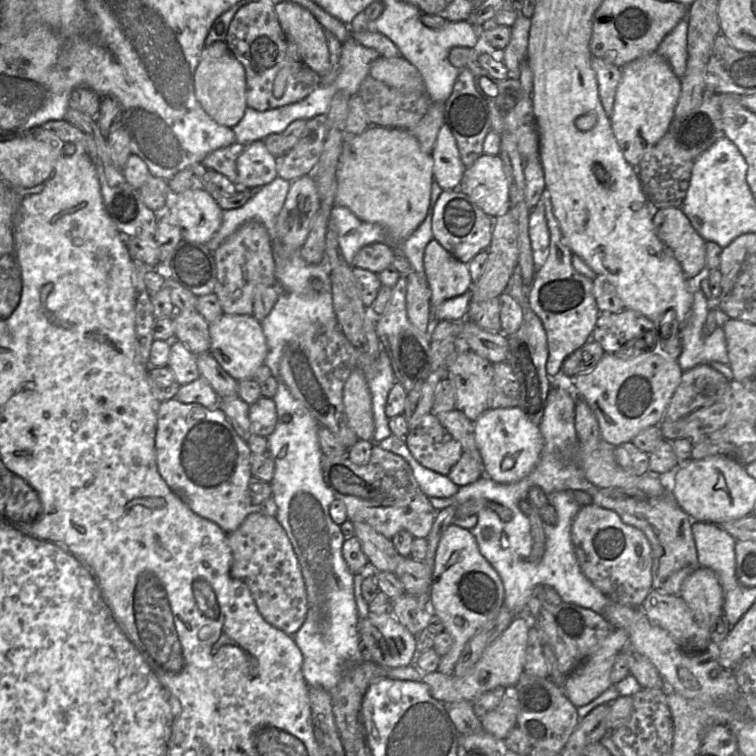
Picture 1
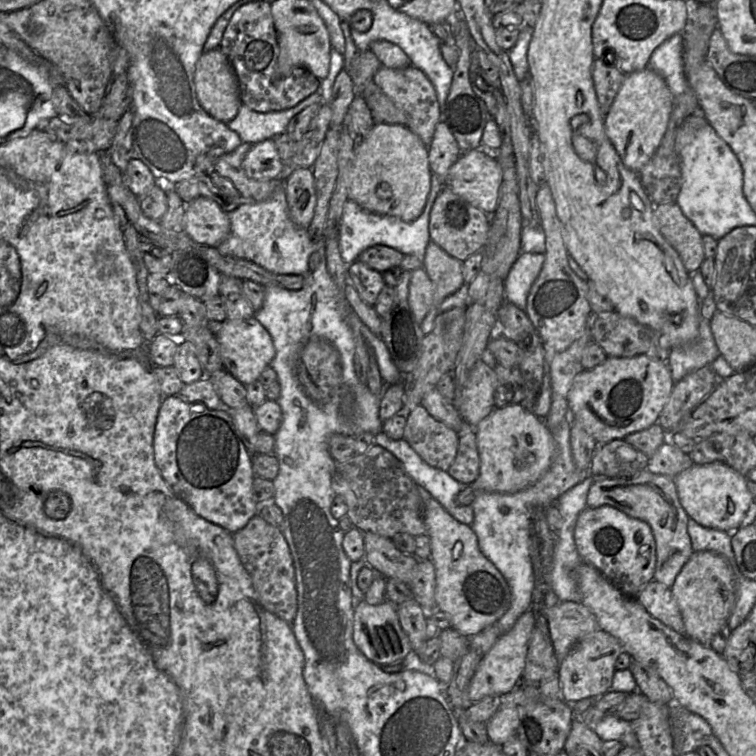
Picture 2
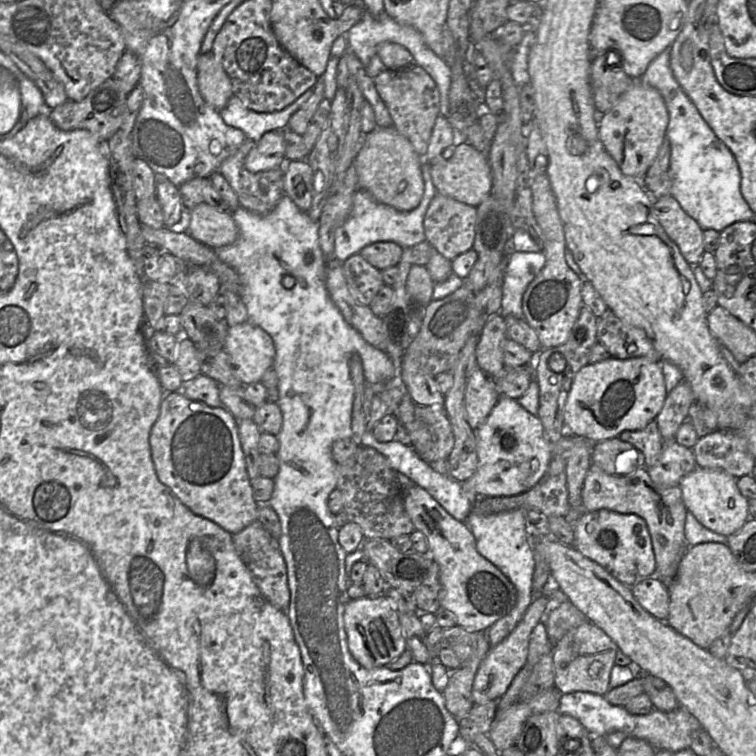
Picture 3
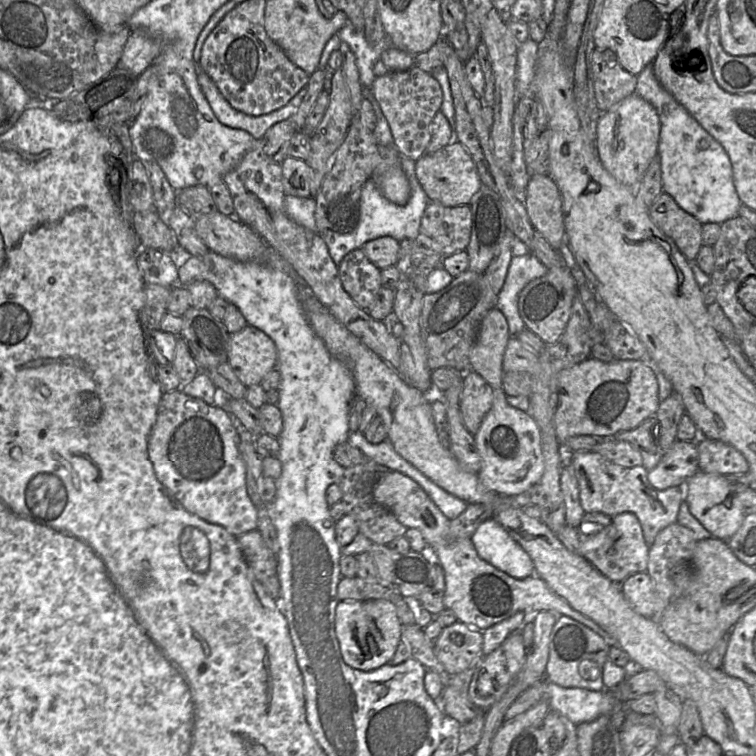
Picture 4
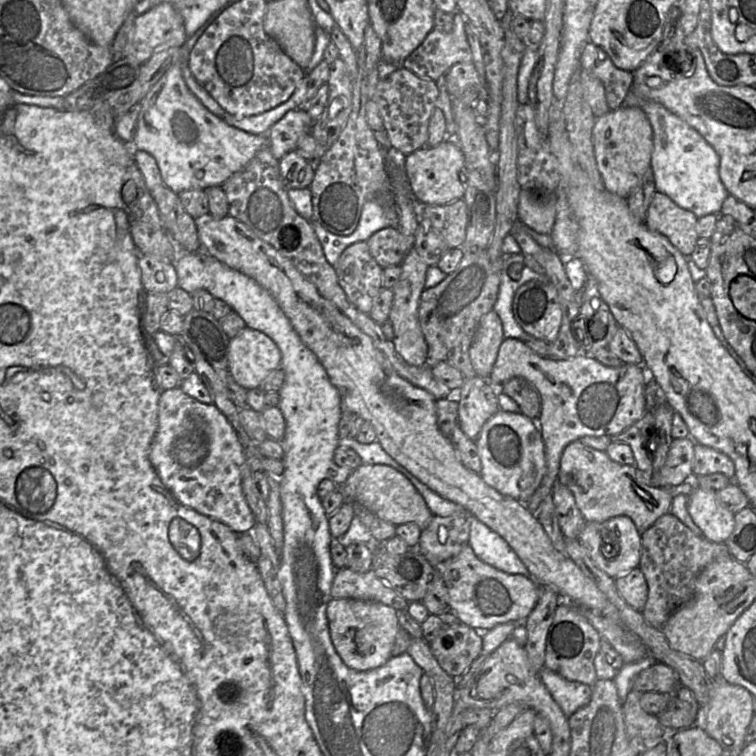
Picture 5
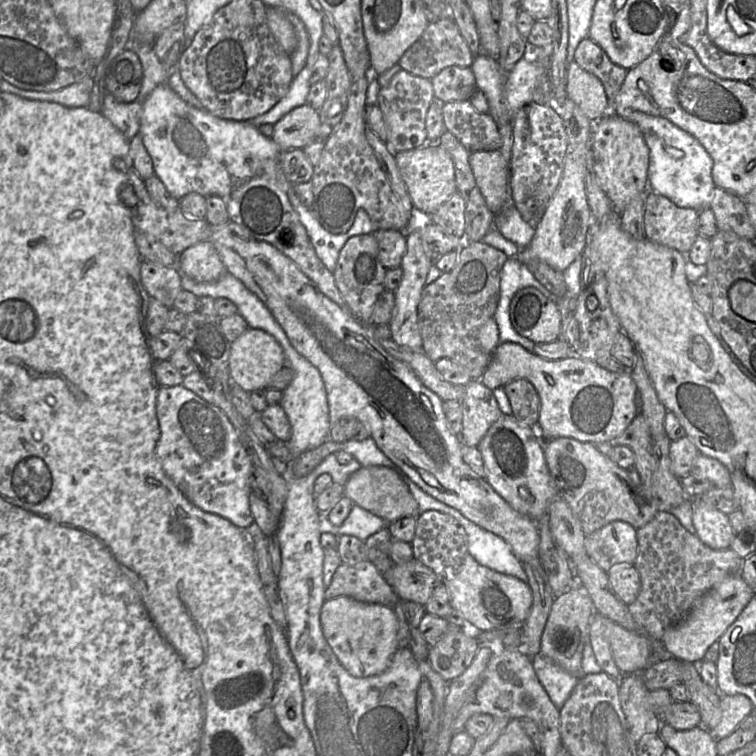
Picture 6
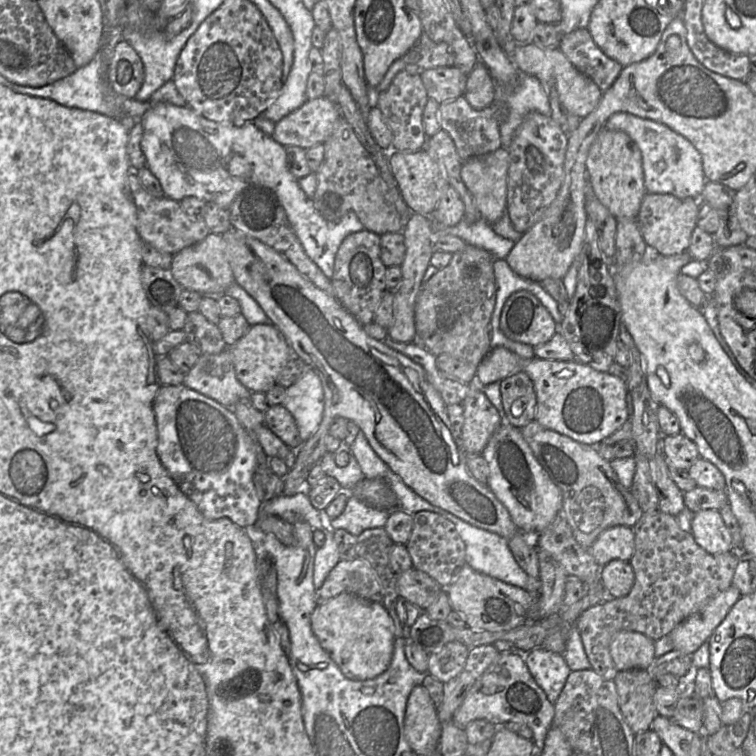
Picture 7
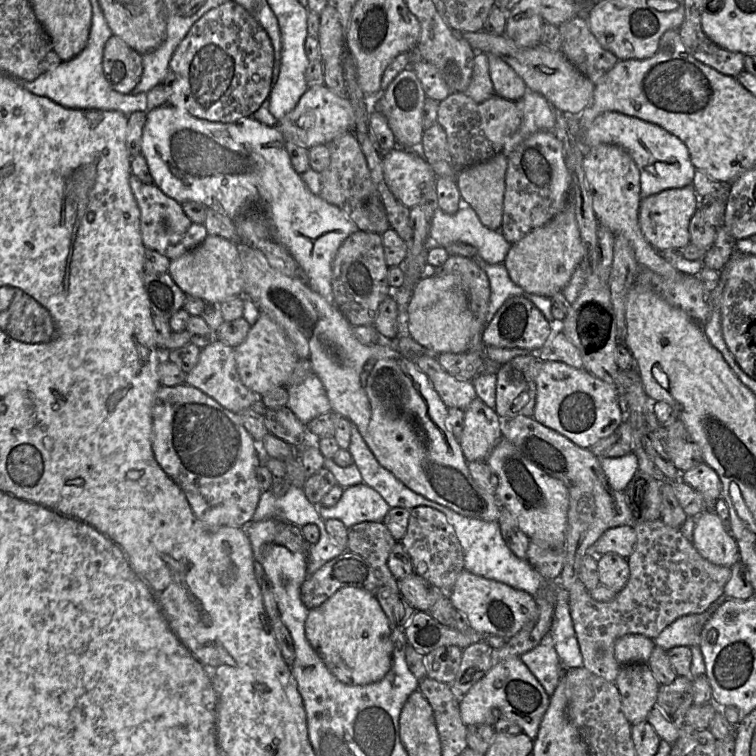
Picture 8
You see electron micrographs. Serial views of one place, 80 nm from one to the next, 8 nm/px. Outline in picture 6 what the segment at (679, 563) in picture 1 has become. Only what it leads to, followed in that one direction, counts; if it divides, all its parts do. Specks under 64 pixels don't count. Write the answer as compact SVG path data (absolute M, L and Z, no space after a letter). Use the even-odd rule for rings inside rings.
M559 437L543 441L543 450L548 470L557 487L559 496L571 508L585 536L617 520L627 522L635 529L639 529L661 510L661 503L655 496L653 486L651 489L646 489L642 485L634 485L629 478L627 469L616 465L608 456L598 451L596 445L573 438Z

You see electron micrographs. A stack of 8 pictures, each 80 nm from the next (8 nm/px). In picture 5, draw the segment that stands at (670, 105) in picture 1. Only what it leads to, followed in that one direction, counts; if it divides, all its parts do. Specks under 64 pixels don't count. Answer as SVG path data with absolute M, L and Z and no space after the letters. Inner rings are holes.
M621 106L597 118L593 146L604 188L627 199L651 163L653 131L645 112L638 107Z

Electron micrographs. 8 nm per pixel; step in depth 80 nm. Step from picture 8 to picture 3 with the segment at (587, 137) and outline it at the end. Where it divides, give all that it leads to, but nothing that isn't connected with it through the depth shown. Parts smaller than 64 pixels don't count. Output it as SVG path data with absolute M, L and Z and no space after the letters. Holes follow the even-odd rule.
M669 48L649 63L638 81L656 89L664 99L669 116L665 136L670 143L671 195L681 208L702 230L713 229L720 233L735 222L752 221L754 213L740 192L737 162L676 81L670 67Z

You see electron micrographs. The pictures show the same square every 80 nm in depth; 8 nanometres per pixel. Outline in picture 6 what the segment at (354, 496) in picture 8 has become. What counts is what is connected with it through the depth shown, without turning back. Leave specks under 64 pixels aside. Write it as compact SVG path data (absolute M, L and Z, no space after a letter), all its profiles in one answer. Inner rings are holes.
M354 504L344 522L334 528L334 534L337 536L351 535L365 541L382 528L387 528L387 524L382 518Z

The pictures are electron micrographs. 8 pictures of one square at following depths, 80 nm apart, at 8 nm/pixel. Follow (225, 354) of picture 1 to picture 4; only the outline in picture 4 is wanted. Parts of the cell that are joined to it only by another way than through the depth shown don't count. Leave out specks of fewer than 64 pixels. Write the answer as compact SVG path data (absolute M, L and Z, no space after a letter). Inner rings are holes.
M246 325L229 335L228 363L238 379L248 388L258 385L273 369L276 369L278 352L271 338L258 328Z

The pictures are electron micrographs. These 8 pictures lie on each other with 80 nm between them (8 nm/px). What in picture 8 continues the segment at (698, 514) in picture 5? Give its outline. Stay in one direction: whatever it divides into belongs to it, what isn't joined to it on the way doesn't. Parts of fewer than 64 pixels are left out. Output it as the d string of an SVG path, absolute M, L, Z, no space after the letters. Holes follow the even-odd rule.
M706 510L696 518L693 545L709 562L731 567L740 561L739 551L732 534L725 530L714 510Z

